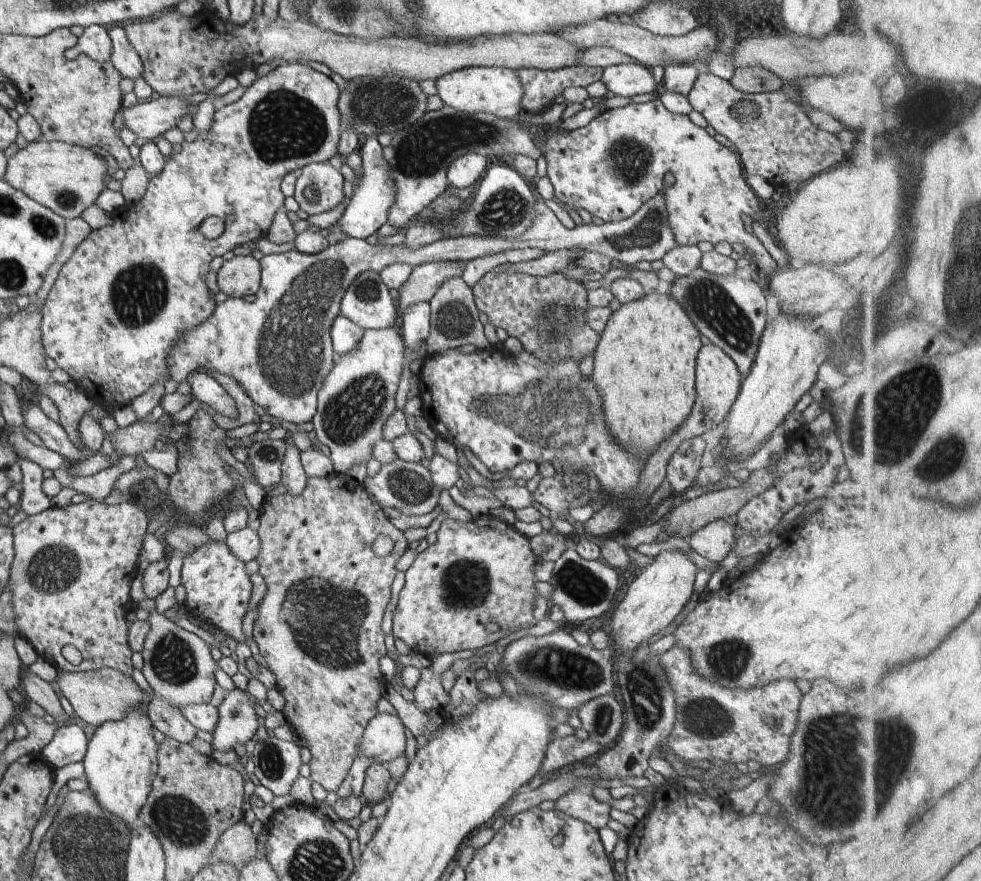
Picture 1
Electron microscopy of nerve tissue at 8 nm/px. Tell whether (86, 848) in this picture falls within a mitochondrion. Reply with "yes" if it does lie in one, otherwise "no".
yes

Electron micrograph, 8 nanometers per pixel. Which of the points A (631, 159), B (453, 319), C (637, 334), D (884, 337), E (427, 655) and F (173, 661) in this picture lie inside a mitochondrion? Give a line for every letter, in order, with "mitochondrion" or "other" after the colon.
A: mitochondrion
B: mitochondrion
C: other
D: other
E: other
F: mitochondrion

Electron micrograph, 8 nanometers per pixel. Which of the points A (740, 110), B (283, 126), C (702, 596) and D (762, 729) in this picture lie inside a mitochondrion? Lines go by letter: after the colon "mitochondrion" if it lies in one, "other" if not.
A: mitochondrion
B: mitochondrion
C: other
D: other

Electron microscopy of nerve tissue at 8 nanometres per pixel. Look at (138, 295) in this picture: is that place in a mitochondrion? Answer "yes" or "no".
yes

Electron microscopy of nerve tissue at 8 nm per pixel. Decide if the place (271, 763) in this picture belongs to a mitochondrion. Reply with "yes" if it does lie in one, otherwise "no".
yes

